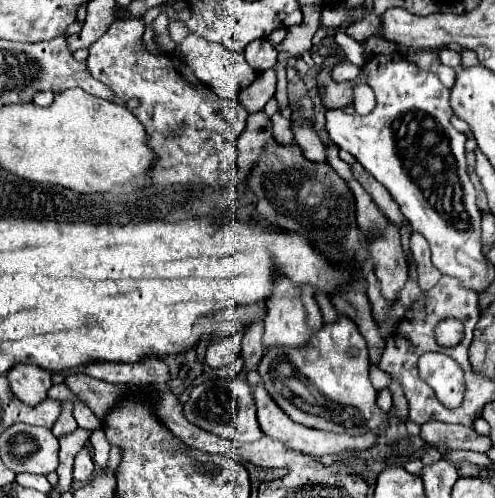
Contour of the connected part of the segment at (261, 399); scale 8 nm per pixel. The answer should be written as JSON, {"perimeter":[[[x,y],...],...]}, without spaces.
{"perimeter":[[[256,386],[254,390],[254,400],[256,400],[256,408],[258,408],[258,422],[260,428],[266,436],[284,442],[288,448],[310,454],[310,456],[328,456],[328,454],[344,454],[344,452],[364,452],[370,450],[376,444],[376,434],[368,432],[364,436],[350,436],[350,434],[330,434],[330,432],[322,432],[322,430],[314,430],[314,428],[306,428],[302,424],[296,424],[294,420],[290,420],[280,406],[270,398],[270,394],[264,390],[264,386]]]}

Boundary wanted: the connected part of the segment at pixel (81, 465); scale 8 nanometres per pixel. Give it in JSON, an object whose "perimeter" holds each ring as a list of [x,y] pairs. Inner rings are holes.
{"perimeter":[[[84,446],[84,450],[74,458],[74,480],[88,482],[92,478],[92,470],[94,470],[94,462],[90,450]]]}

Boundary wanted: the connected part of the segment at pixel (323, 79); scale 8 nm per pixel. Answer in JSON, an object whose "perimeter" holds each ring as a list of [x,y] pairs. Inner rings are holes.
{"perimeter":[[[324,68],[318,74],[318,86],[322,86],[322,102],[324,102],[324,106],[326,108],[342,108],[342,106],[352,104],[352,90],[354,88],[348,82],[336,84],[330,78],[330,72],[332,72],[332,68]]]}

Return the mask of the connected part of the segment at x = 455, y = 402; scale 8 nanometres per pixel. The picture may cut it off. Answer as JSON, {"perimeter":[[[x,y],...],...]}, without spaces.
{"perimeter":[[[428,352],[418,358],[420,378],[436,392],[436,398],[448,406],[460,406],[464,398],[464,376],[462,368],[440,352]]]}

